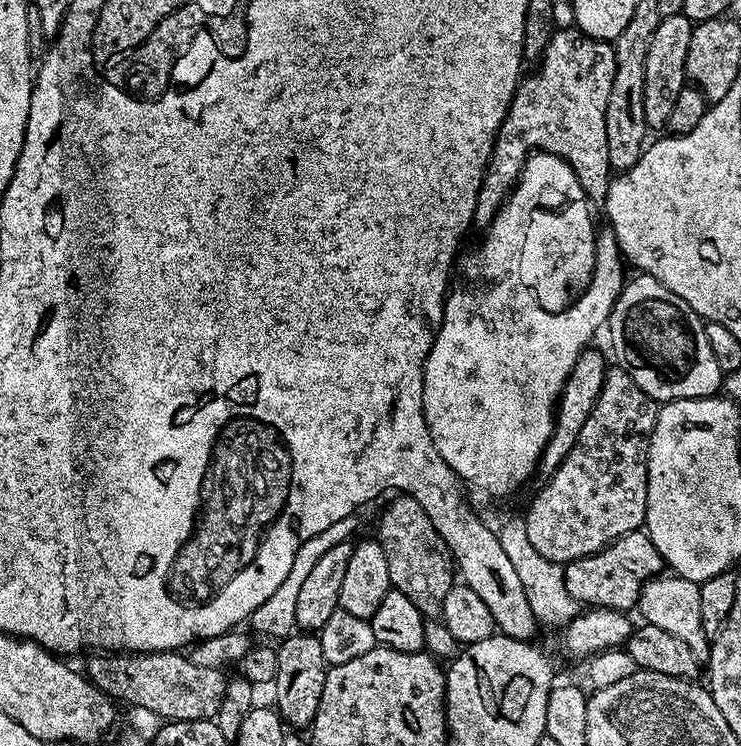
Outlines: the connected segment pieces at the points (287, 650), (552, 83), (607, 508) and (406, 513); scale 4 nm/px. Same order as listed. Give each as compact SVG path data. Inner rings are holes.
M293 634L283 637L276 648L276 657L278 658L278 670L274 681L274 689L276 688L275 711L279 712L281 721L285 725L291 726L293 724L296 727L293 729L296 730L307 729L311 725L312 719L316 717L318 702L322 698L322 686L326 682L326 674L328 673L328 668L324 663L320 637L316 634Z
M575 27L553 31L543 56L535 65L533 76L525 75L516 88L508 117L502 122L500 135L492 147L492 157L484 171L484 181L476 199L475 223L481 226L491 224L498 214L524 169L525 162L533 150L549 152L565 160L578 182L584 187L585 197L592 202L603 202L608 196L608 185L614 179L612 167L608 165L606 150L606 102L610 102L610 86L614 86L616 50L607 40L595 40L584 35Z
M609 367L608 372L604 375L604 389L600 392L594 410L590 410L590 414L586 418L586 426L582 426L582 434L578 434L578 442L574 442L574 450L570 450L570 454L566 454L566 462L562 462L562 466L558 466L558 470L546 481L543 485L544 489L533 498L532 505L528 508L528 516L523 517L526 534L530 534L530 543L534 545L534 550L538 550L538 554L542 554L542 558L546 558L551 564L563 566L570 563L571 560L581 560L590 554L600 552L619 536L637 531L645 523L644 515L648 509L648 437L651 436L656 425L658 404L640 389L638 382L634 382L632 373L628 371L627 367L619 367Z
M393 495L393 500L380 516L378 539L386 554L386 567L390 570L390 582L395 591L406 594L425 618L440 616L442 602L450 594L454 583L454 561L444 539L434 530L434 522L418 506L412 496Z

